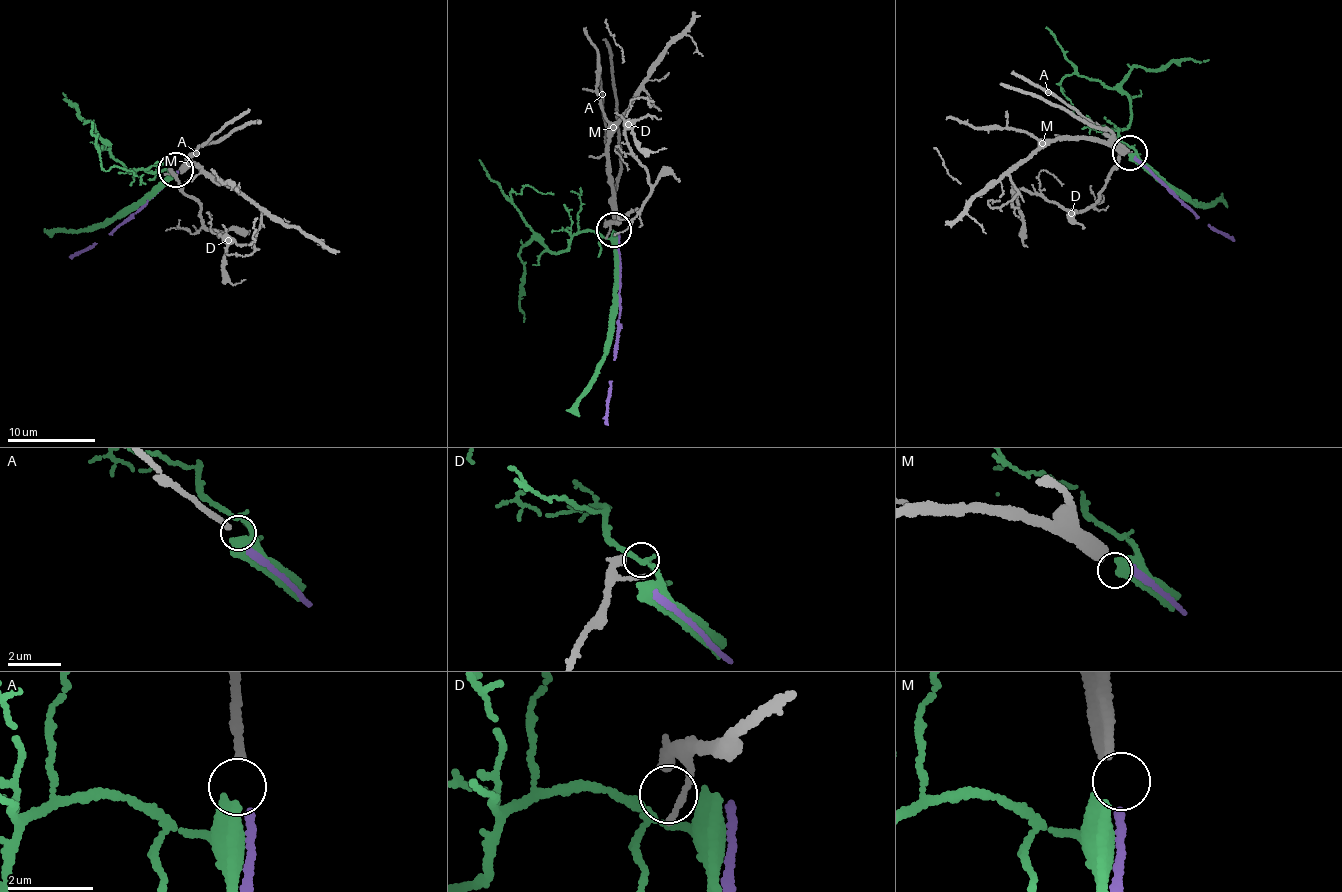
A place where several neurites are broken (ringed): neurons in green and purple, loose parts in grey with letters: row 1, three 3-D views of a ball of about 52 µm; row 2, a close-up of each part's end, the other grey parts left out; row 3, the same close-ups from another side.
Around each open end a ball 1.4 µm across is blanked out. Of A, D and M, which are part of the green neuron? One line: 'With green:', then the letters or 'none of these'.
With green: M

